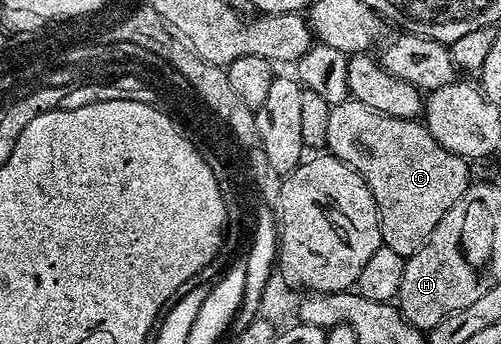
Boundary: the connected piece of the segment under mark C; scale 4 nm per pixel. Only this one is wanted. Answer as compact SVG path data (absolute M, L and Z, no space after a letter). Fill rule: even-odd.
M347 100L330 108L326 146L368 184L376 200L382 245L405 259L422 247L444 212L472 184L471 163L448 152L421 121L381 114L362 102Z

